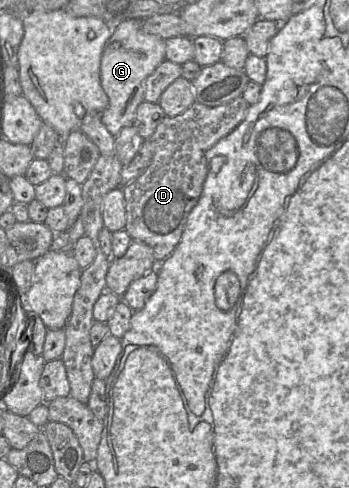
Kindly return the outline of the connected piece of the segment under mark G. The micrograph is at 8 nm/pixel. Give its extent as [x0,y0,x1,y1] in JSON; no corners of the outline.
[100,18,165,137]

